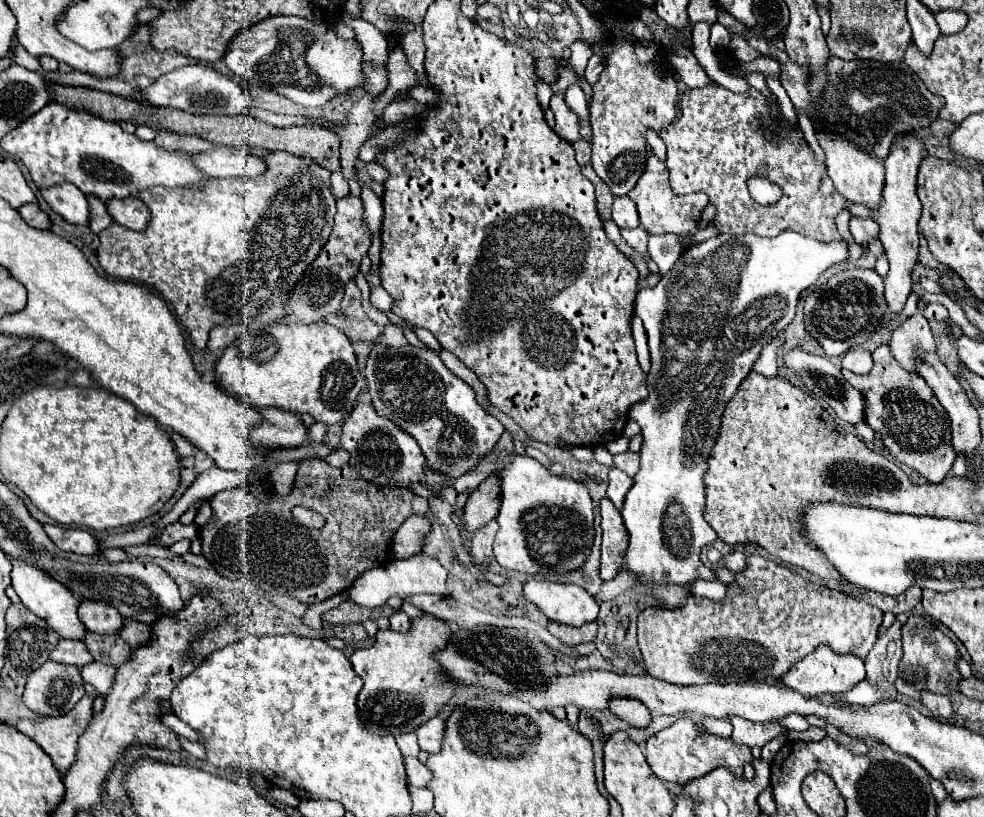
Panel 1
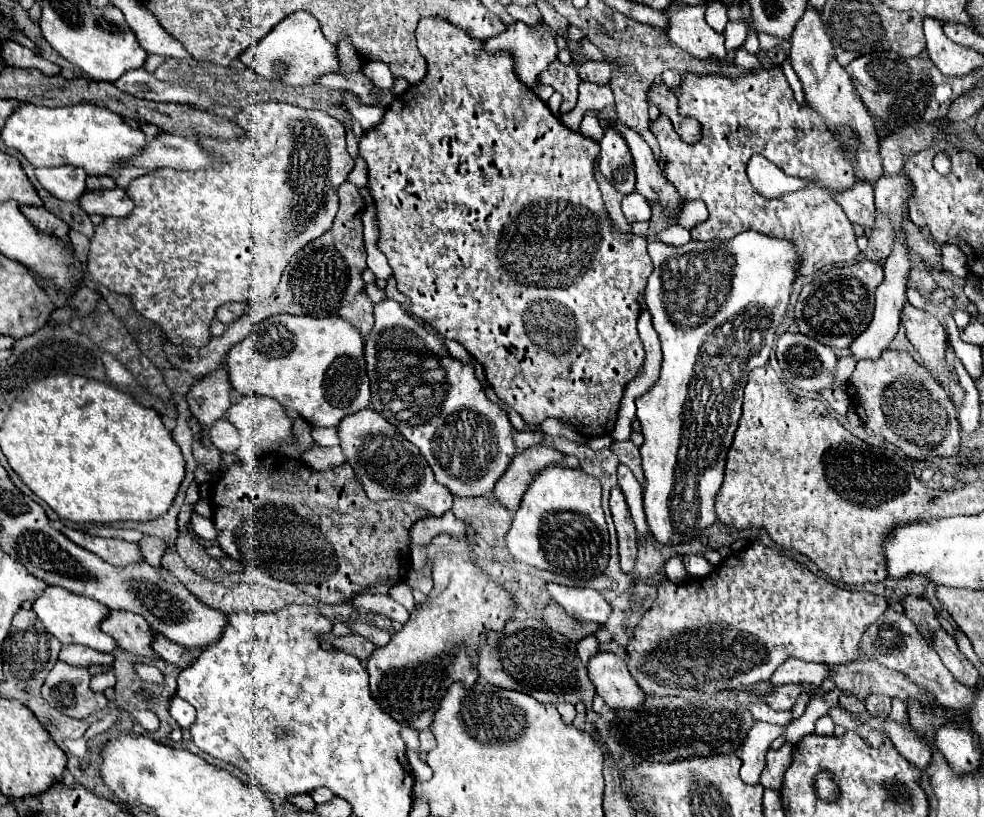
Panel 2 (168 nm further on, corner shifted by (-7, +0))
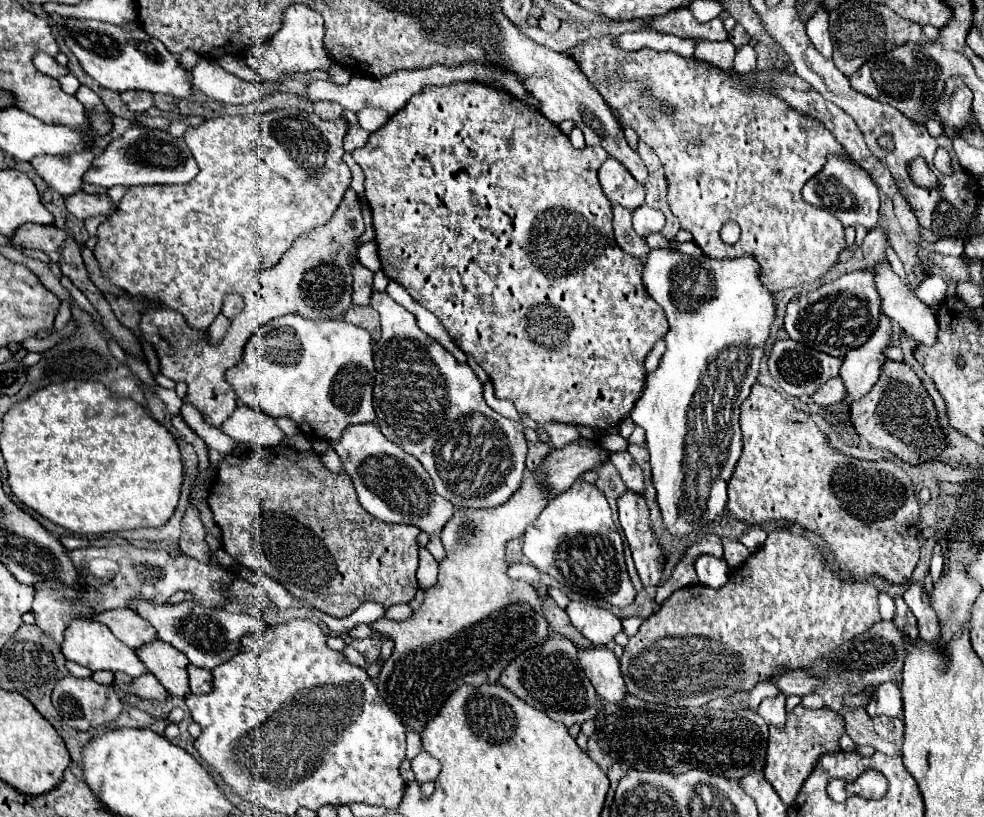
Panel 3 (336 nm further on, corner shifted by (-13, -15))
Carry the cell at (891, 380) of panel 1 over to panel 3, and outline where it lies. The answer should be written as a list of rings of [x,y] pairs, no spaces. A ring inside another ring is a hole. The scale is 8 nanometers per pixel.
[[[888,360],[884,364],[880,380],[874,384],[874,388],[862,400],[852,404],[850,418],[856,432],[864,440],[868,440],[870,446],[878,450],[890,450],[892,454],[914,466],[940,458],[948,446],[946,432],[938,424],[936,406],[928,390],[924,388],[916,372],[904,362]]]

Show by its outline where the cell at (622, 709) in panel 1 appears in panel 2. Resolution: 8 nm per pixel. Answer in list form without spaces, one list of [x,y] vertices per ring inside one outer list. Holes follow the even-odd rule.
[[[602,651],[590,657],[588,677],[608,707],[636,709],[646,697],[630,677],[624,659],[614,653]]]

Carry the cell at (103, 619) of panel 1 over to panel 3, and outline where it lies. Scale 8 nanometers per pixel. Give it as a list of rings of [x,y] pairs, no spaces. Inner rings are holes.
[[[154,640],[152,644],[144,644],[144,648],[136,650],[144,666],[148,668],[150,674],[156,676],[156,680],[176,696],[186,696],[188,694],[188,674],[186,666],[188,660],[172,648],[170,644],[162,640]]]

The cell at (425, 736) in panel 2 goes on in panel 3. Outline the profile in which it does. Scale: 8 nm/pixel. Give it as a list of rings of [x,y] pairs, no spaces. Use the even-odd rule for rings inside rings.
[[[420,752],[414,760],[412,760],[412,770],[414,770],[414,774],[416,774],[416,782],[418,784],[424,784],[424,782],[428,782],[428,780],[436,780],[436,776],[438,776],[438,772],[440,772],[440,762],[434,758],[434,756],[430,756],[428,752]]]

